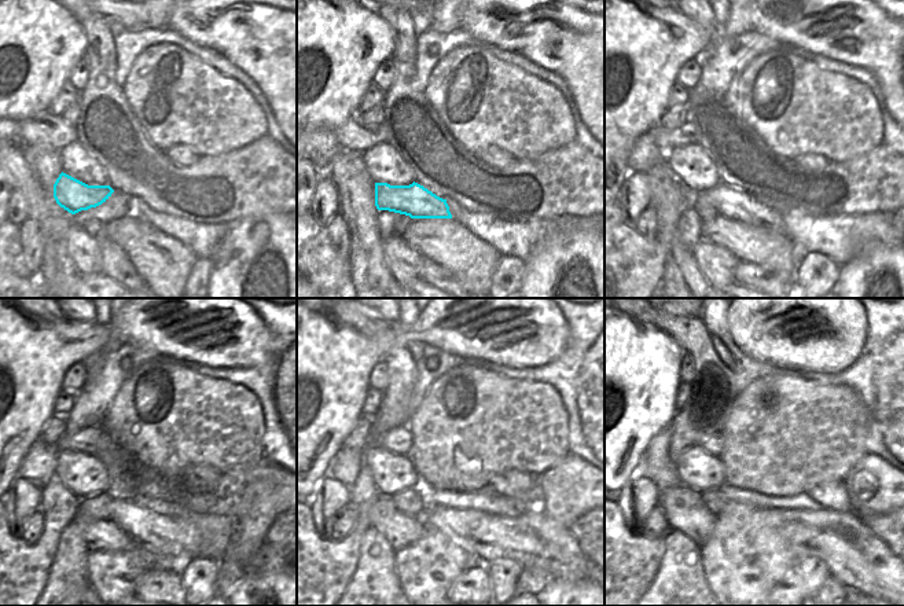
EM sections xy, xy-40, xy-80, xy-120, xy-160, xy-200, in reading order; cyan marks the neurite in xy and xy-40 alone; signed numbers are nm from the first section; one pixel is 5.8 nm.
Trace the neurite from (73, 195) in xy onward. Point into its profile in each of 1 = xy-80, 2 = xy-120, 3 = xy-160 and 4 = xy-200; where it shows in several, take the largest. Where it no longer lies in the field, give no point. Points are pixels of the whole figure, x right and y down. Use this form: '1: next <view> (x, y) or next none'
1: next xy-80 (728, 202)
2: next xy-120 (179, 540)
3: next xy-160 (535, 539)
4: next xy-200 (859, 559)

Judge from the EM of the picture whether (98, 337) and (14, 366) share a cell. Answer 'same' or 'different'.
same

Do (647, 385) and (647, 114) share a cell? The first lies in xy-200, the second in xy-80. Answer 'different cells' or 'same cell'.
same cell

